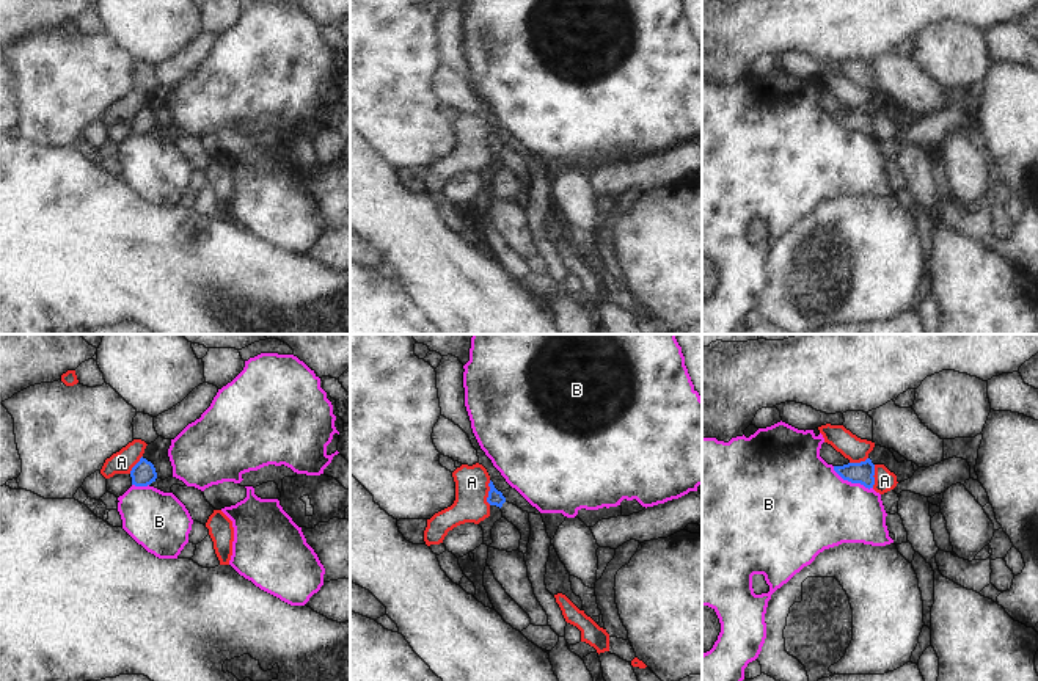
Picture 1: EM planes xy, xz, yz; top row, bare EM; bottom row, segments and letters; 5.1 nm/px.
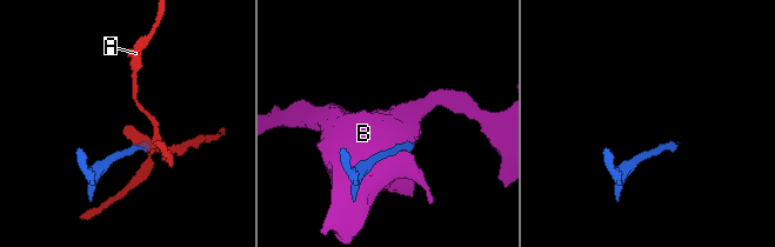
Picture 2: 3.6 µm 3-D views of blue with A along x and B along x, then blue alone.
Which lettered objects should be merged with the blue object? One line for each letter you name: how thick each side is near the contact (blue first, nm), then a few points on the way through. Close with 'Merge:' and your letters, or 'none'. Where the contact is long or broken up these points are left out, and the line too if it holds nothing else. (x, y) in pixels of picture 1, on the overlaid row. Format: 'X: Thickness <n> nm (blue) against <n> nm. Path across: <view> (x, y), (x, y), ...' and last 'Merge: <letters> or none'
Merge: none

